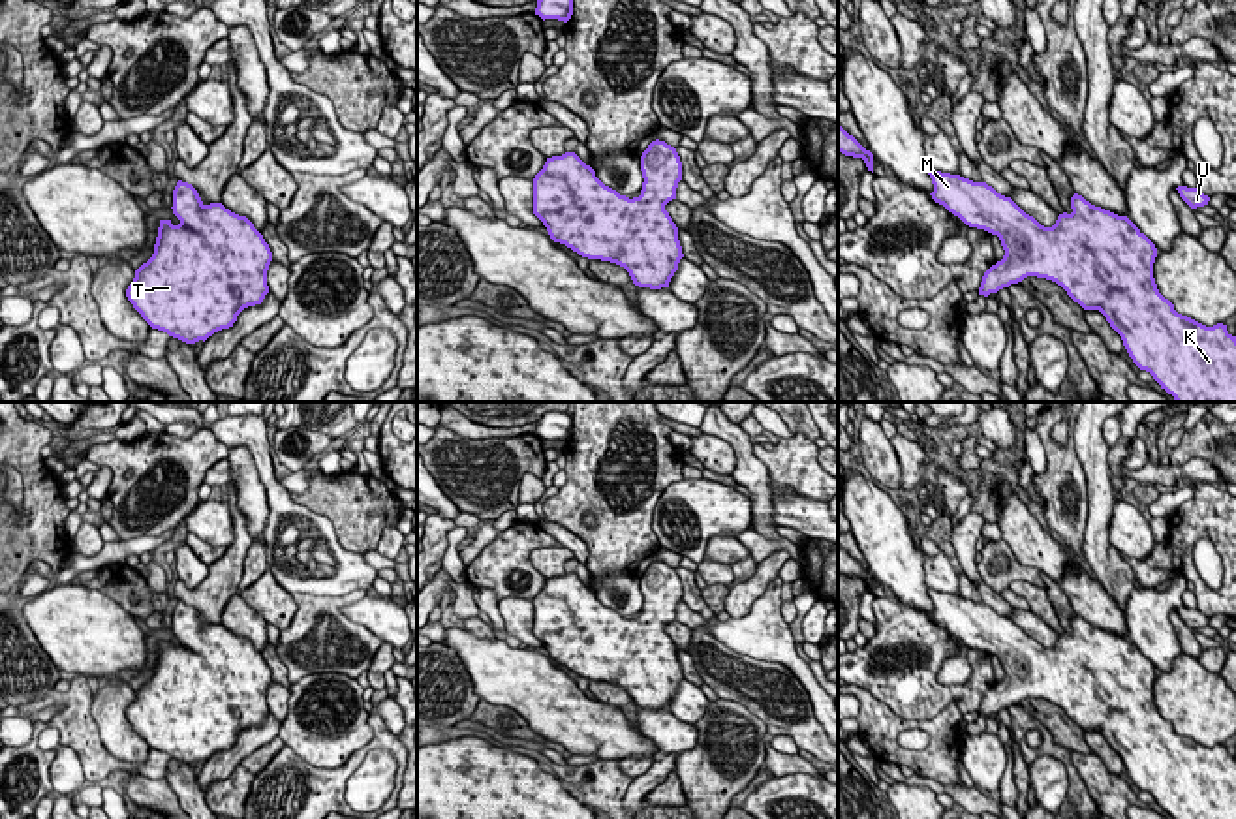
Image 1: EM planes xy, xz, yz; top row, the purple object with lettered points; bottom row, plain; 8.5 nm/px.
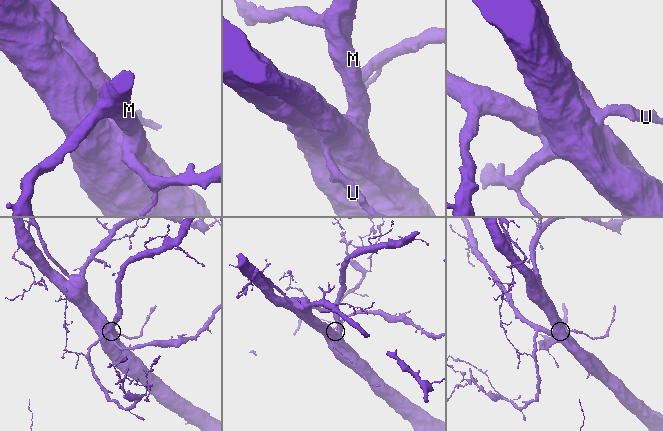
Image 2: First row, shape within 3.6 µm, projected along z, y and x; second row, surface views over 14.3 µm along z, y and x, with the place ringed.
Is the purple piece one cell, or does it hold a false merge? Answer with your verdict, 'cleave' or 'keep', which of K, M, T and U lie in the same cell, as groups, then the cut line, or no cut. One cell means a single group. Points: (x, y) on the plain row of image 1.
keep; K M T U; no cut

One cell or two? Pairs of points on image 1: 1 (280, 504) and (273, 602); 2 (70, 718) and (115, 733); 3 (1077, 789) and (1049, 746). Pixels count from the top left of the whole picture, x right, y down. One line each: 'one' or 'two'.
1: two
2: two
3: one

